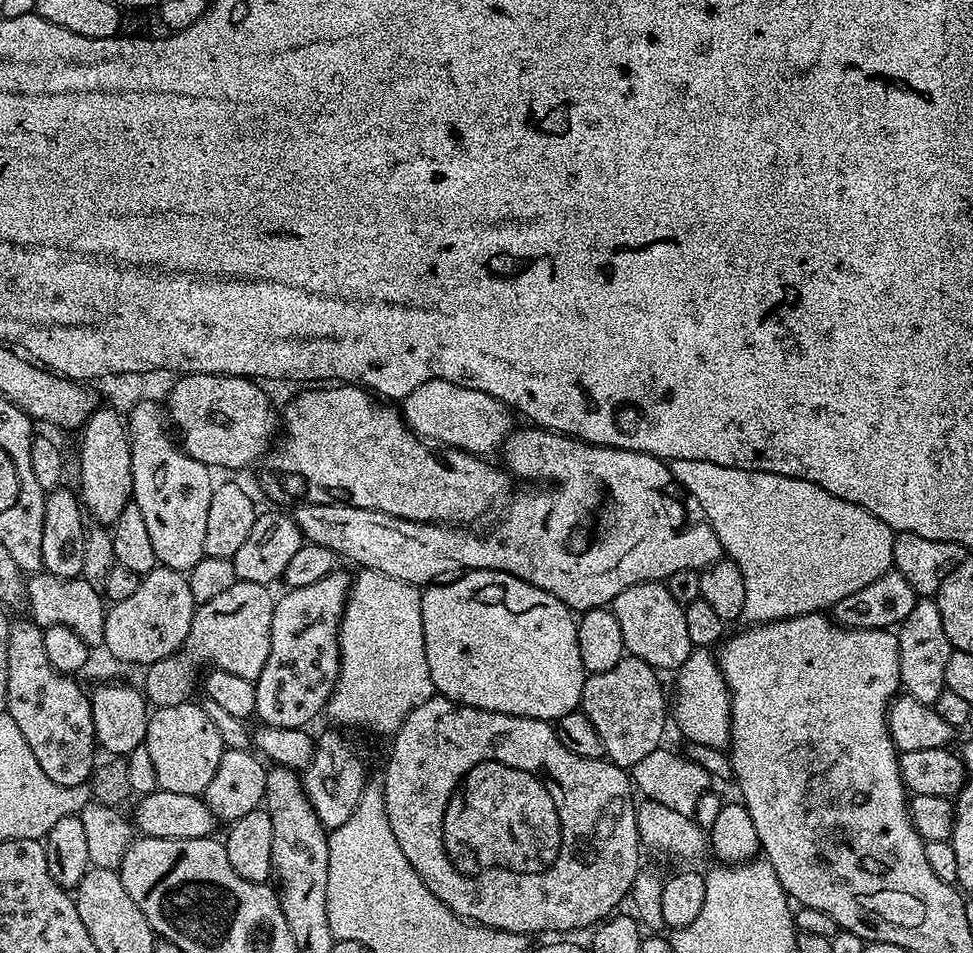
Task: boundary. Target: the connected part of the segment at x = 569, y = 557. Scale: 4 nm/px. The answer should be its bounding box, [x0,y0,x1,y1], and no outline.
[294,426,724,614]

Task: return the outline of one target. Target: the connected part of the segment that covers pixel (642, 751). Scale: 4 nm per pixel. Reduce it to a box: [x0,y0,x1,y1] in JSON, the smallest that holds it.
[580,656,668,769]

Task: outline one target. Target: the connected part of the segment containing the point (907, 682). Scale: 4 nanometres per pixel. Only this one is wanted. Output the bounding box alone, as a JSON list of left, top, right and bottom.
[896,599,954,705]

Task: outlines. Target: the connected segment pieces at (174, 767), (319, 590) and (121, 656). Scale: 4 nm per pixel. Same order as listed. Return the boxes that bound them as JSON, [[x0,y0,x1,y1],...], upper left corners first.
[[143,703,226,796],[254,570,350,728],[103,565,197,666]]

